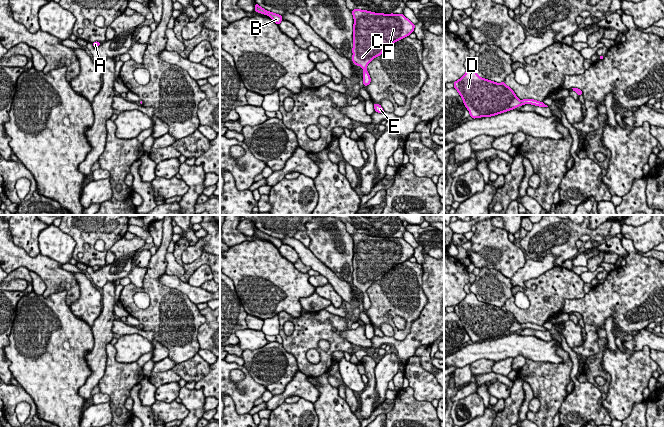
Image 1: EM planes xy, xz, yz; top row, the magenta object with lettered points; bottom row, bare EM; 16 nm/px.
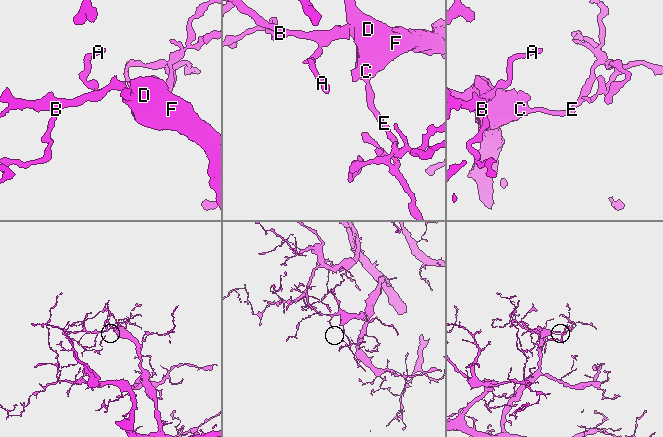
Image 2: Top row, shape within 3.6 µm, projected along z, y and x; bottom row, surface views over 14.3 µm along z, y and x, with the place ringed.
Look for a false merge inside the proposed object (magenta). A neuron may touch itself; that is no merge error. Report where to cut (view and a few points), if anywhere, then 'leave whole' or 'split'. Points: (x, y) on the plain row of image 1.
no cut; leave whole

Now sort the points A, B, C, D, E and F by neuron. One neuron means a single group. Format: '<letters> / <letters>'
A B C D E F

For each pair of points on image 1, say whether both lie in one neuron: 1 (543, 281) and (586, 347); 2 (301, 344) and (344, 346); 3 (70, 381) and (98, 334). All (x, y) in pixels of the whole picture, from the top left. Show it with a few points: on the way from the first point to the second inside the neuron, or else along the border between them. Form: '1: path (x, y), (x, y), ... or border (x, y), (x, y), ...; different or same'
1: border (582, 298), (566, 299), (561, 311); different
2: path (312, 335), (329, 335), (333, 337); same
3: border (91, 327), (93, 346), (85, 354), (87, 365); different

